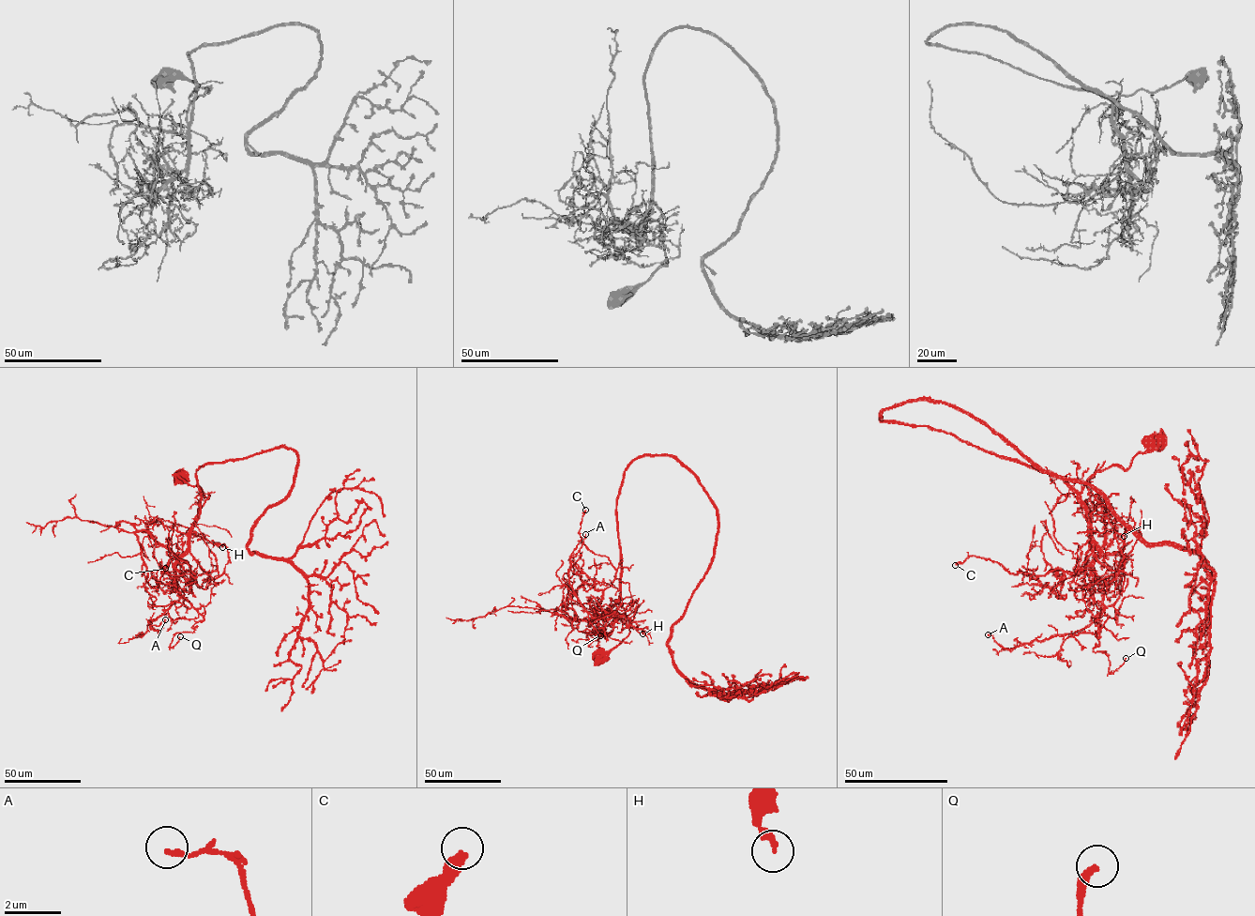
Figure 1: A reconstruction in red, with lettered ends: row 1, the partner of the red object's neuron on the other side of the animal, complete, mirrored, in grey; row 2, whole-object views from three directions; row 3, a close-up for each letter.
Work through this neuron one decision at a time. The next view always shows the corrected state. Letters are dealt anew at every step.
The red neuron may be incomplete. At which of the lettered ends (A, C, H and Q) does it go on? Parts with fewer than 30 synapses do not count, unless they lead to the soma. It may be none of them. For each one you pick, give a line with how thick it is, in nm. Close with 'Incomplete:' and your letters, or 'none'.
C: 400 nm thick
Incomplete: C

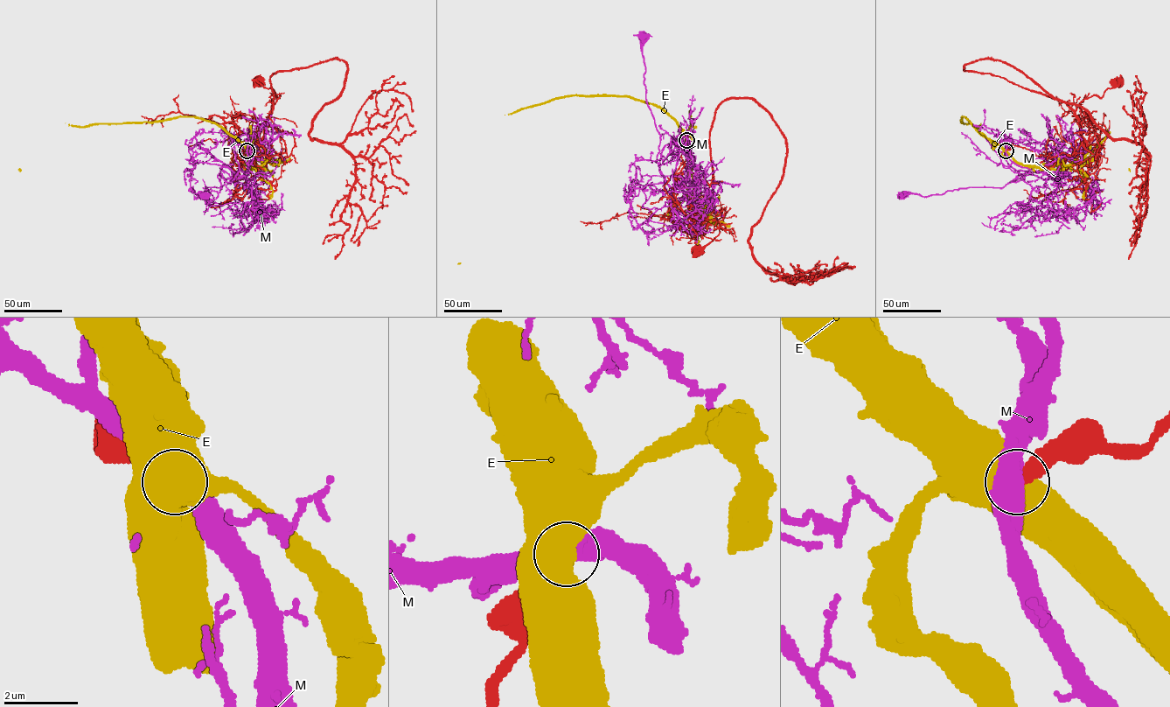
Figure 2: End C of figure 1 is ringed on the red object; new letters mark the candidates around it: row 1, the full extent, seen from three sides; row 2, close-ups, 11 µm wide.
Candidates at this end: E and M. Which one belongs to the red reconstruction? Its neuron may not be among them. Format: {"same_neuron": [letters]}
{"same_neuron": []}

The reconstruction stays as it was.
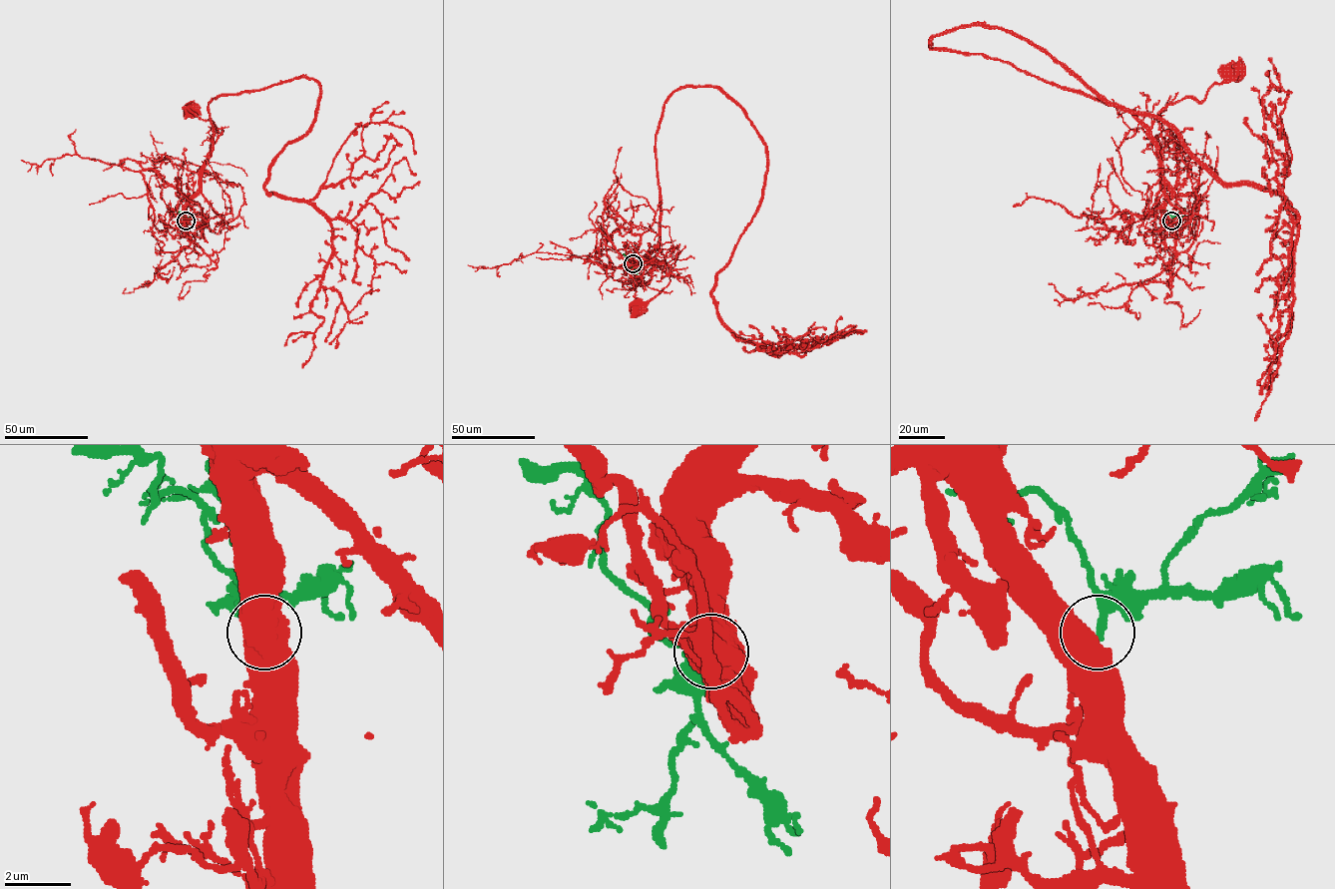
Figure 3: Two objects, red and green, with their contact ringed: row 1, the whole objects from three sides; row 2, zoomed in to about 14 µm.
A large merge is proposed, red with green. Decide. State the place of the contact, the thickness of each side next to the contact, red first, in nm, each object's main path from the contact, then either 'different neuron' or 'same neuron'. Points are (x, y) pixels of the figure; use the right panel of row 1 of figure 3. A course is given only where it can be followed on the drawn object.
(1171, 221) | 800/260 nm | red via (1171, 221), (1164, 204), (1170, 190), (1148, 129), (1168, 105), (1202, 101), (1236, 70) | green via (1171, 220), (1167, 211), (1158, 207) | different neuron

